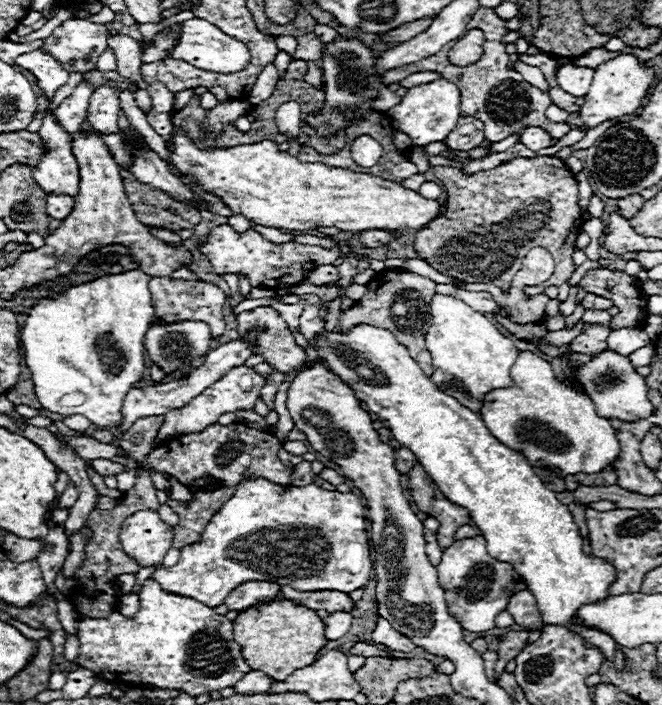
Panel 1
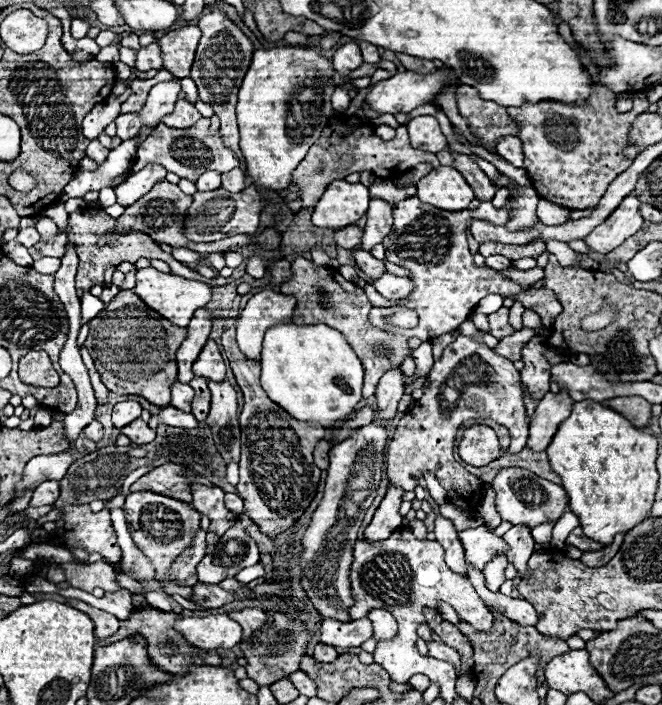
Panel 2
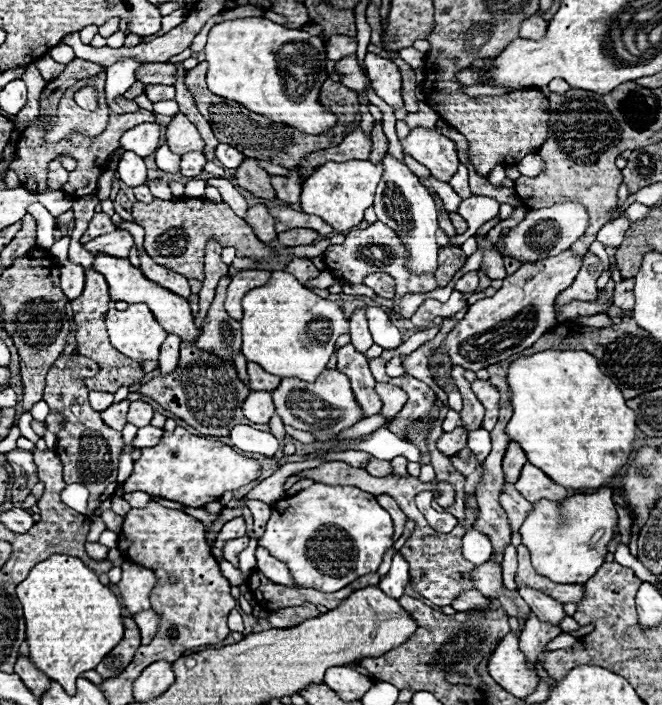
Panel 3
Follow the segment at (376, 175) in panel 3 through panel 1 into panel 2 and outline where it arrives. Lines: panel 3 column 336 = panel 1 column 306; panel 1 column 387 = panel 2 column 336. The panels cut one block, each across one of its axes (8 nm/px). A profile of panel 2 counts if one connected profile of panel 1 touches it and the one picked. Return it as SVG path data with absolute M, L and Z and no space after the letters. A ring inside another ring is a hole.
M334 180L318 200L312 214L312 224L318 228L340 230L360 220L368 210L368 202L370 192L366 186Z

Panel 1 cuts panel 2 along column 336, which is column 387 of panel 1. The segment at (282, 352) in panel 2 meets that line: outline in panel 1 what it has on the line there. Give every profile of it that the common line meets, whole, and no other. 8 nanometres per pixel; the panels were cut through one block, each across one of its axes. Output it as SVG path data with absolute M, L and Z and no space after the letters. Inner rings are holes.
M306 304L300 316L300 332L308 340L318 336L318 344L316 344L318 358L326 360L330 370L356 392L356 398L360 398L360 402L364 402L364 406L372 414L378 414L388 424L392 436L402 446L412 450L412 454L424 466L428 476L436 480L444 496L448 496L448 500L460 504L470 512L474 524L480 528L486 540L488 554L500 562L512 564L514 570L520 572L526 590L530 590L536 598L544 624L568 628L572 634L582 636L588 646L596 646L604 658L614 662L618 670L626 670L628 668L626 656L620 650L620 644L612 636L596 628L572 624L572 618L576 616L580 606L596 604L610 596L608 586L616 580L616 568L602 558L584 554L580 528L576 526L568 506L560 504L556 494L544 486L544 482L536 476L528 458L522 452L512 450L502 442L498 442L492 436L492 432L484 426L478 414L464 408L458 400L452 400L452 396L444 396L444 392L440 392L432 384L430 376L424 376L420 366L408 356L408 350L396 342L392 332L368 324L356 326L348 334L320 334L322 328L324 328L324 320L320 320L320 304Z

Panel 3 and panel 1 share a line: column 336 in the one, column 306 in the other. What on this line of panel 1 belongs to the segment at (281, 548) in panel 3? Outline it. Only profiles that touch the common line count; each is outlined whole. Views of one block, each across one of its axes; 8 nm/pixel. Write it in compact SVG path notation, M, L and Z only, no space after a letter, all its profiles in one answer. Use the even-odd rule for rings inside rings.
M264 478L246 480L236 486L236 494L210 518L202 538L194 544L182 548L178 564L172 568L156 568L150 578L154 578L162 590L174 592L178 596L194 598L208 608L216 608L224 598L240 584L248 580L266 580L288 584L302 592L312 590L338 590L352 592L366 586L372 576L372 560L366 532L366 508L360 504L358 496L352 492L330 492L316 484L292 486L292 484L272 484Z

